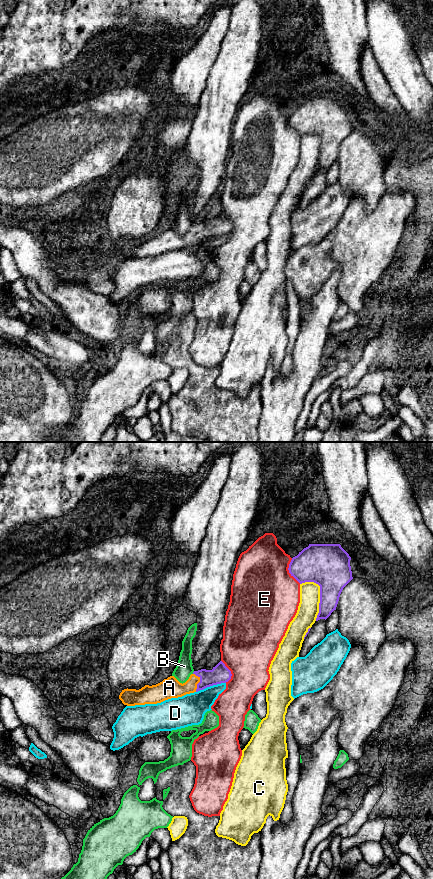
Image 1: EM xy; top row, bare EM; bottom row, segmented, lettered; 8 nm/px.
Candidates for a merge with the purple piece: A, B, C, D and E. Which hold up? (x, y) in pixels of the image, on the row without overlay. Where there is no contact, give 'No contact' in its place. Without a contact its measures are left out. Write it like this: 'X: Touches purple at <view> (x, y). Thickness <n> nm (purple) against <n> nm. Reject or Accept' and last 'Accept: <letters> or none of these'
A: Touches purple at xy (199, 234). Thickness 150 nm (purple) against 160 nm. Accept
B: Touches purple at xy (193, 224). Thickness 150 nm (purple) against 140 nm. Reject
C: Touches purple at xy (320, 148). Thickness 340 nm (purple) against 170 nm. Reject
D: Touches purple at xy (210, 237). Thickness 150 nm (purple) against 240 nm. Reject
E: Touches purple at xy (289, 123). Thickness 320 nm (purple) against 480 nm. Reject
Accept: A

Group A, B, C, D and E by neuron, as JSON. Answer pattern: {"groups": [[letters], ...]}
{"groups": [["A"], ["B"], ["C"], ["D"], ["E"]]}

